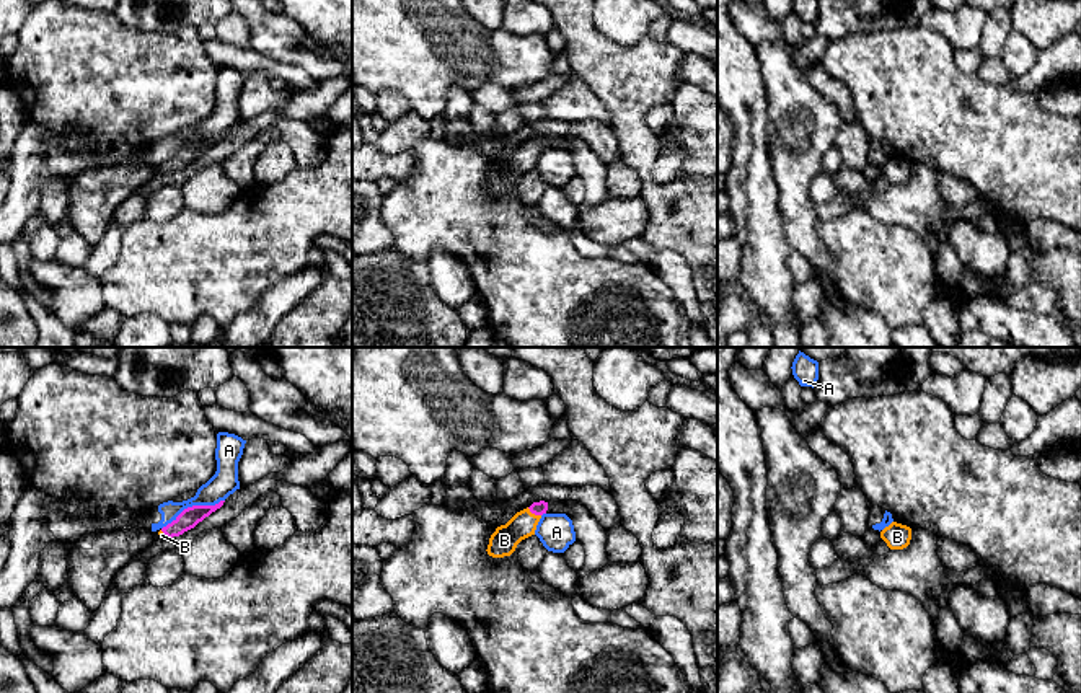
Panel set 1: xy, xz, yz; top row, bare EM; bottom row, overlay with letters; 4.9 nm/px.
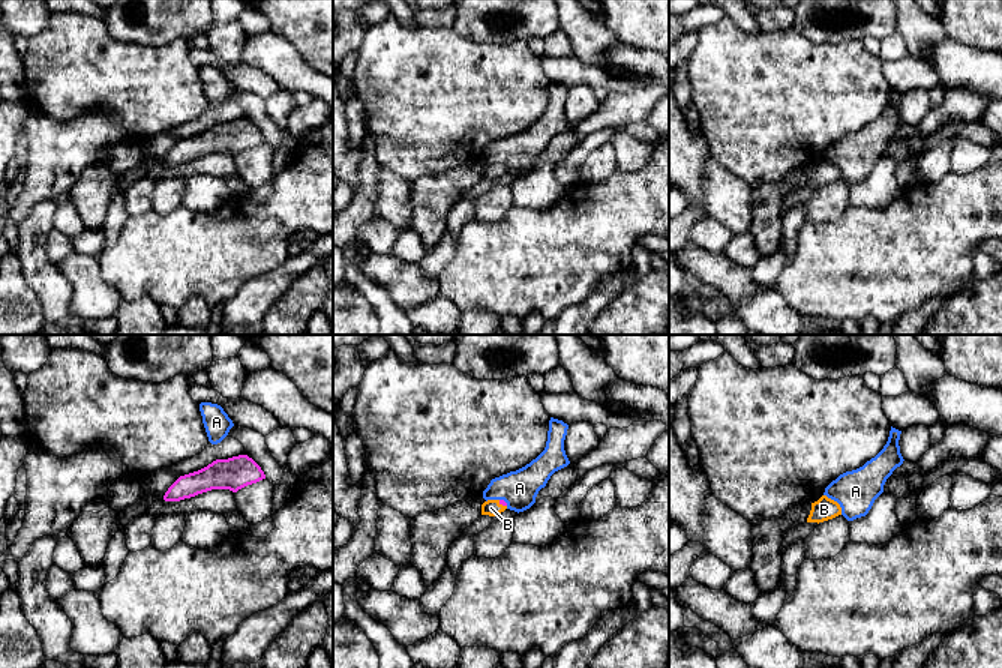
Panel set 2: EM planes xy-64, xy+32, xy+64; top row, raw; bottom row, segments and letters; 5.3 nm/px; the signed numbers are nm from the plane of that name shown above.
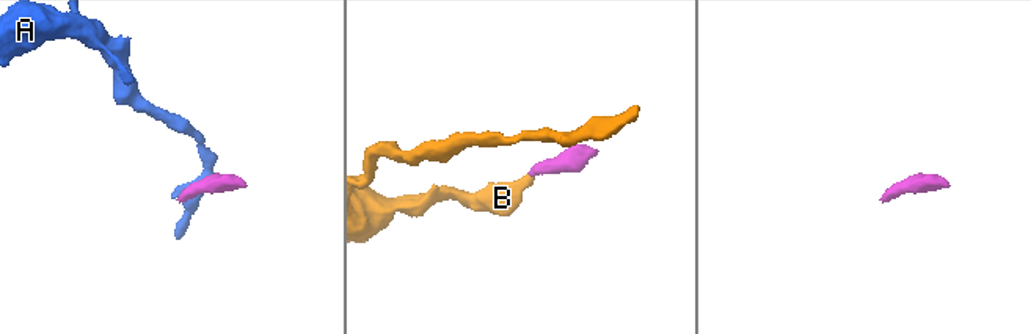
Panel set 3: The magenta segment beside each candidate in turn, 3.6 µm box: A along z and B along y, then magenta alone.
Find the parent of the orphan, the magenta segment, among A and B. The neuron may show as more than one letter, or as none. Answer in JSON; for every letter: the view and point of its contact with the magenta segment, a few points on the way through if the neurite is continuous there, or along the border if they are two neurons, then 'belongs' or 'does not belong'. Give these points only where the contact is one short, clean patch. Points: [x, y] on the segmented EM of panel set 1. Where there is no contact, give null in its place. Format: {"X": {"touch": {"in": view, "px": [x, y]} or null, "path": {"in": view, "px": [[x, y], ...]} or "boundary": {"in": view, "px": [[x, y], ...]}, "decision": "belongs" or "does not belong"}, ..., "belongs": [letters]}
{"A": {"touch": {"in": "xy", "px": [193, 506]}, "boundary": {"in": "xy", "px": [[224, 499], [214, 504], [188, 506], [162, 529]]}, "decision": "does not belong"}, "B": {"touch": {"in": "xz", "px": [533, 512]}, "path": {"in": "xz", "px": [[540, 507], [533, 512], [504, 540]]}, "decision": "belongs"}, "belongs": ["B"]}

